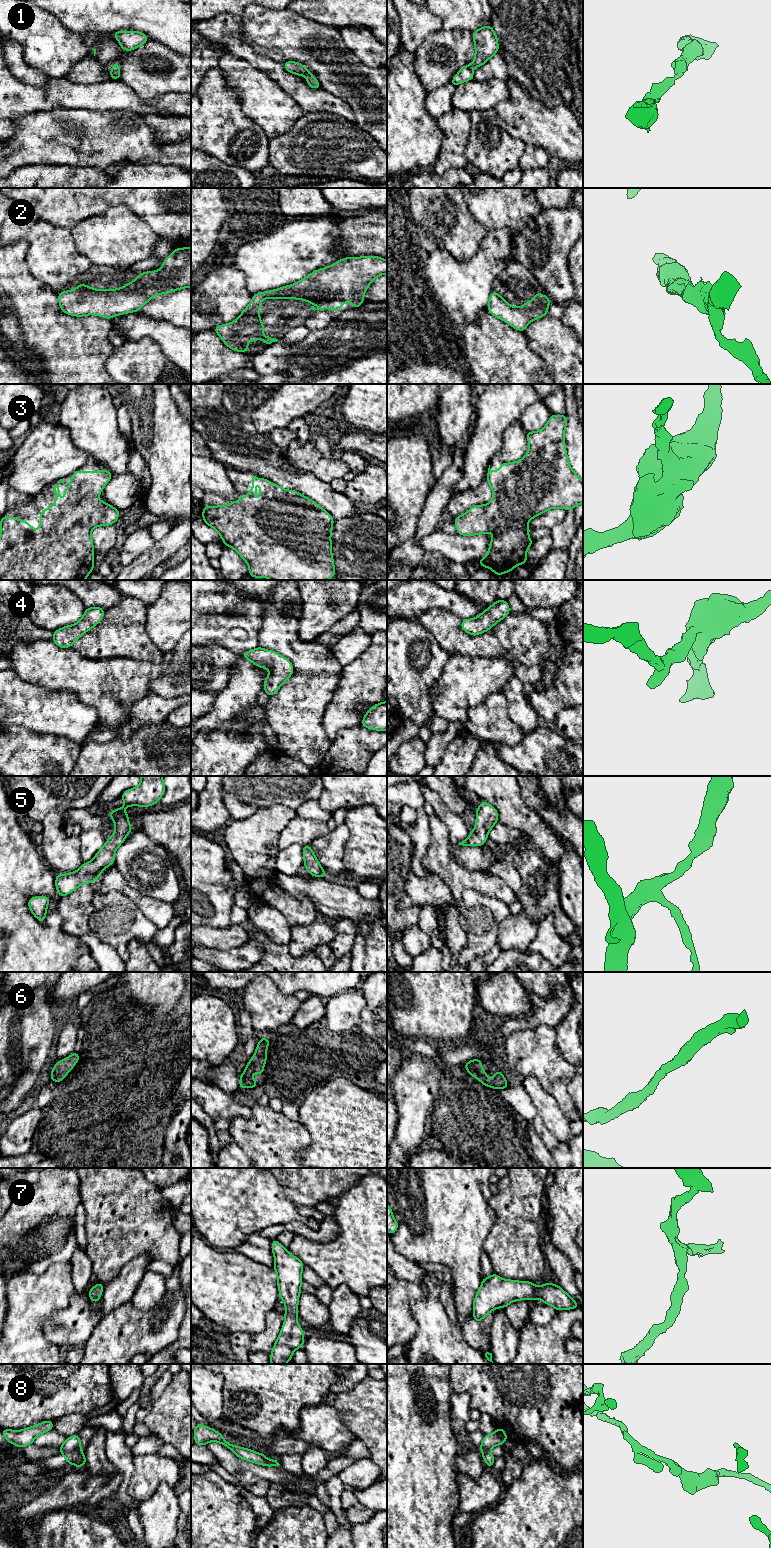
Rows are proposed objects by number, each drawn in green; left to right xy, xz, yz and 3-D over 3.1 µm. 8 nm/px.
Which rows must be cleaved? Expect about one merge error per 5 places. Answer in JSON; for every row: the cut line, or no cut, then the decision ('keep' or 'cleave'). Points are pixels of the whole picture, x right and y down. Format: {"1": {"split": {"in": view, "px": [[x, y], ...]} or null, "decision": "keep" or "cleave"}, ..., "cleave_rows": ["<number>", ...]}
{"1": {"split": null, "decision": "keep"}, "2": {"split": null, "decision": "keep"}, "3": {"split": null, "decision": "keep"}, "4": {"split": null, "decision": "keep"}, "5": {"split": null, "decision": "keep"}, "6": {"split": null, "decision": "keep"}, "7": {"split": null, "decision": "keep"}, "8": {"split": {"in": "xy", "px": [[79, 1449], [63, 1454]]}, "decision": "cleave"}, "cleave_rows": ["8"]}

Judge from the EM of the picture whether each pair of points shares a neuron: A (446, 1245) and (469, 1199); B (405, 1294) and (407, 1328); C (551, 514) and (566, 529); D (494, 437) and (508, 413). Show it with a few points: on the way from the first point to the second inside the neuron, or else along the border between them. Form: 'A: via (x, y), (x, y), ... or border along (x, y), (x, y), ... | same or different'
A: via (446, 1234), (446, 1222), (458, 1210) | same
B: via (404, 1302), (404, 1320) | same
C: border along (567, 511), (564, 518), (551, 529) | different
D: via (494, 431), (494, 427), (502, 419) | same

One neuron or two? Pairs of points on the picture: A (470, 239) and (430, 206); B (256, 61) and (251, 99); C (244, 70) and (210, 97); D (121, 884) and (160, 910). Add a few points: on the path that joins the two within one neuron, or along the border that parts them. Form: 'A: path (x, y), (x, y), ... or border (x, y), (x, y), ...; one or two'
A: path (457, 239), (450, 239), (431, 219); one
B: border (235, 55), (247, 60), (275, 81); two
C: border (217, 66), (240, 103); two
D: path (131, 894), (150, 907); one

